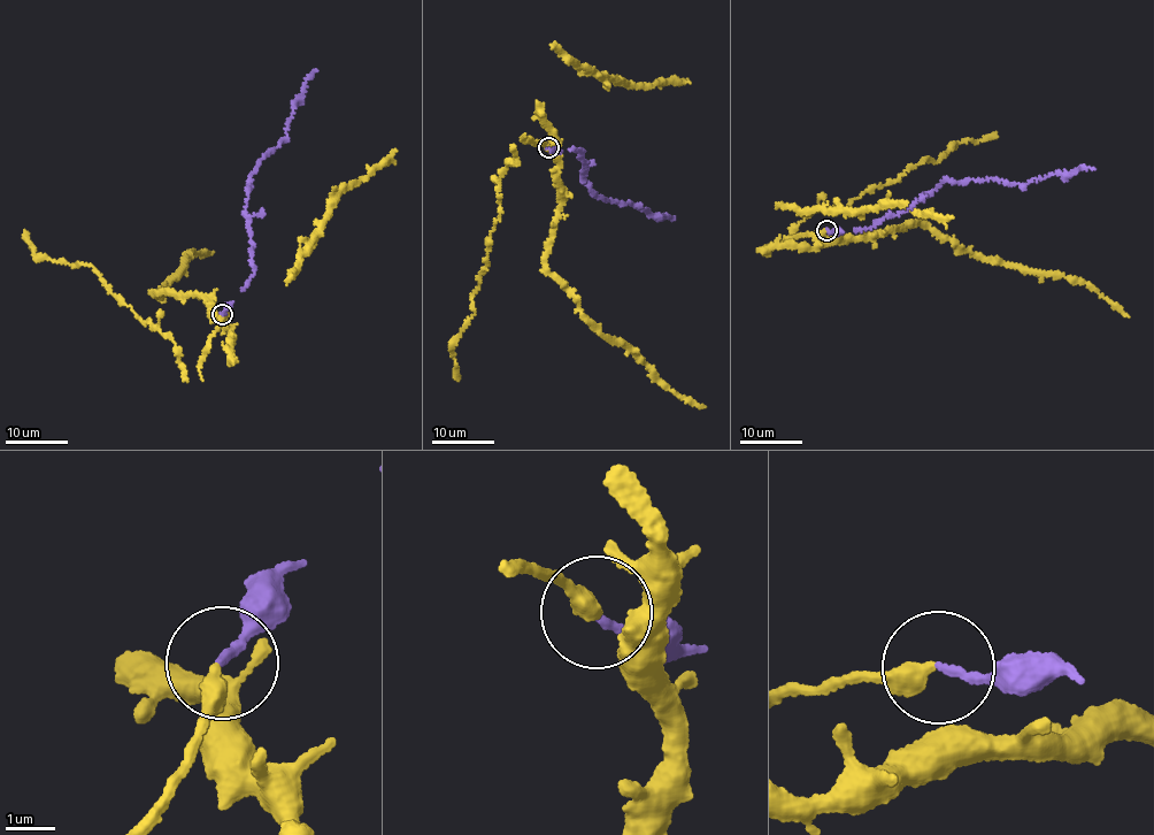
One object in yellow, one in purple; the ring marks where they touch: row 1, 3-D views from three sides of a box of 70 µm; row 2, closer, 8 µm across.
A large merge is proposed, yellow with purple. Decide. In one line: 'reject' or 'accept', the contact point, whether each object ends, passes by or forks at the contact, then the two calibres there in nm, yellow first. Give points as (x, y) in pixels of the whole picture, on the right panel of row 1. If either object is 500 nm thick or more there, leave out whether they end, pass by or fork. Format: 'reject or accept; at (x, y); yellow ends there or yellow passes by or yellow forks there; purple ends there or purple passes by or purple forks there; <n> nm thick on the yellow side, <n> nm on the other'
accept; at (826, 230); yellow ends there; purple ends there; 400 nm thick on the yellow side, 170 nm on the other

